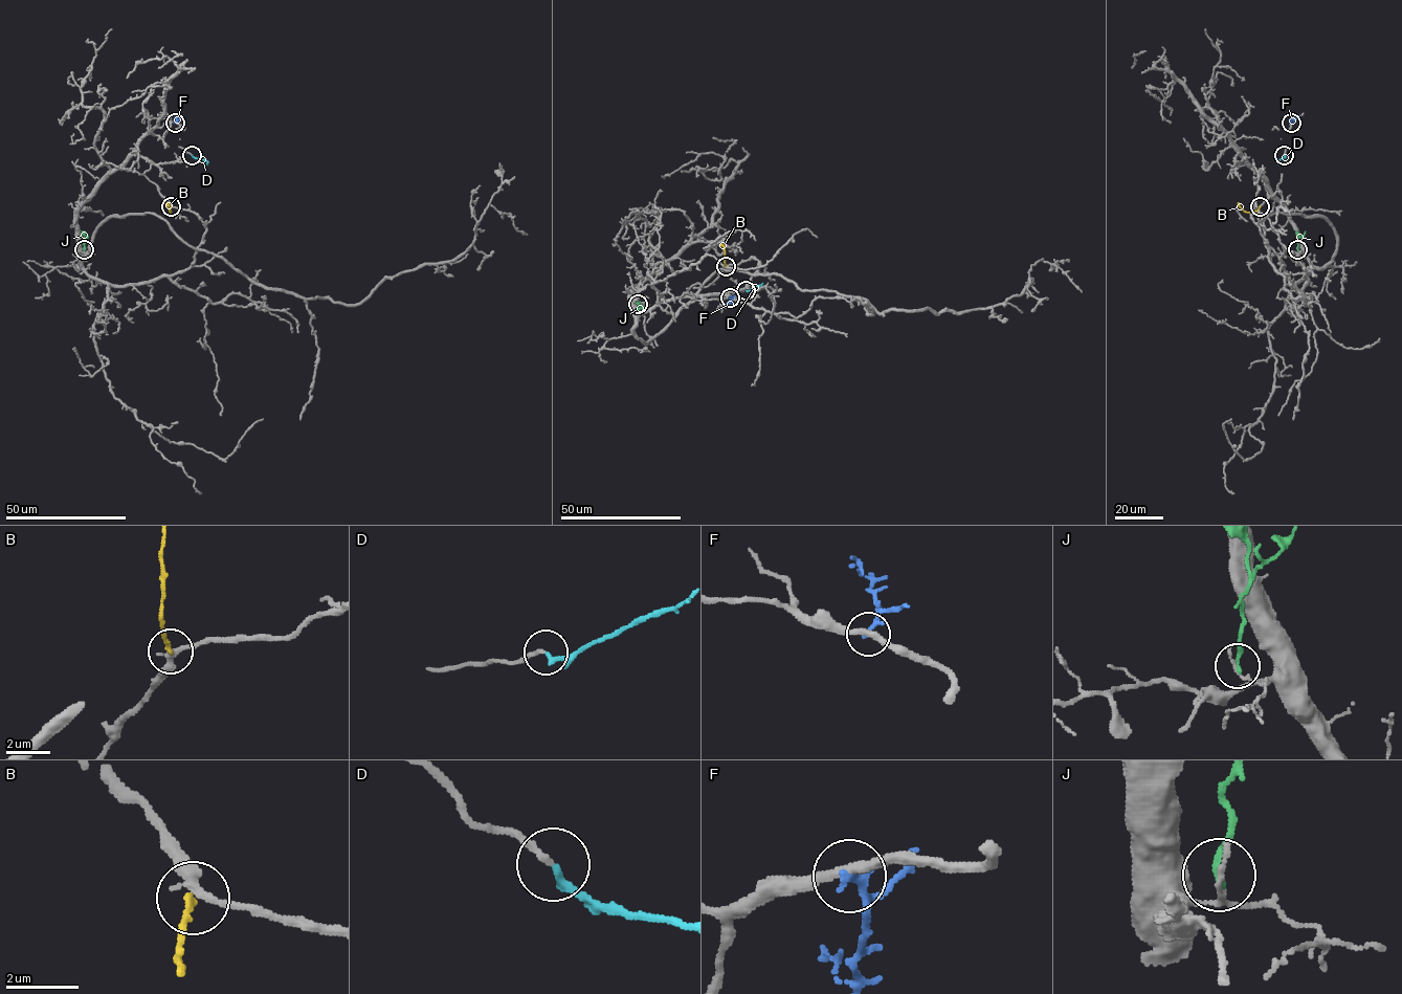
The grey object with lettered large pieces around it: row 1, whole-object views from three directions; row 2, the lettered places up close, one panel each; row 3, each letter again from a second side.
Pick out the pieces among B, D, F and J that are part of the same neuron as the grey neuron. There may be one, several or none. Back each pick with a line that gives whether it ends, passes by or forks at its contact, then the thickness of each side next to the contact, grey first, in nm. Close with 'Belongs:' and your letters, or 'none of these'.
D: it ends; calibres 180 and 220 nm
Belongs: D

